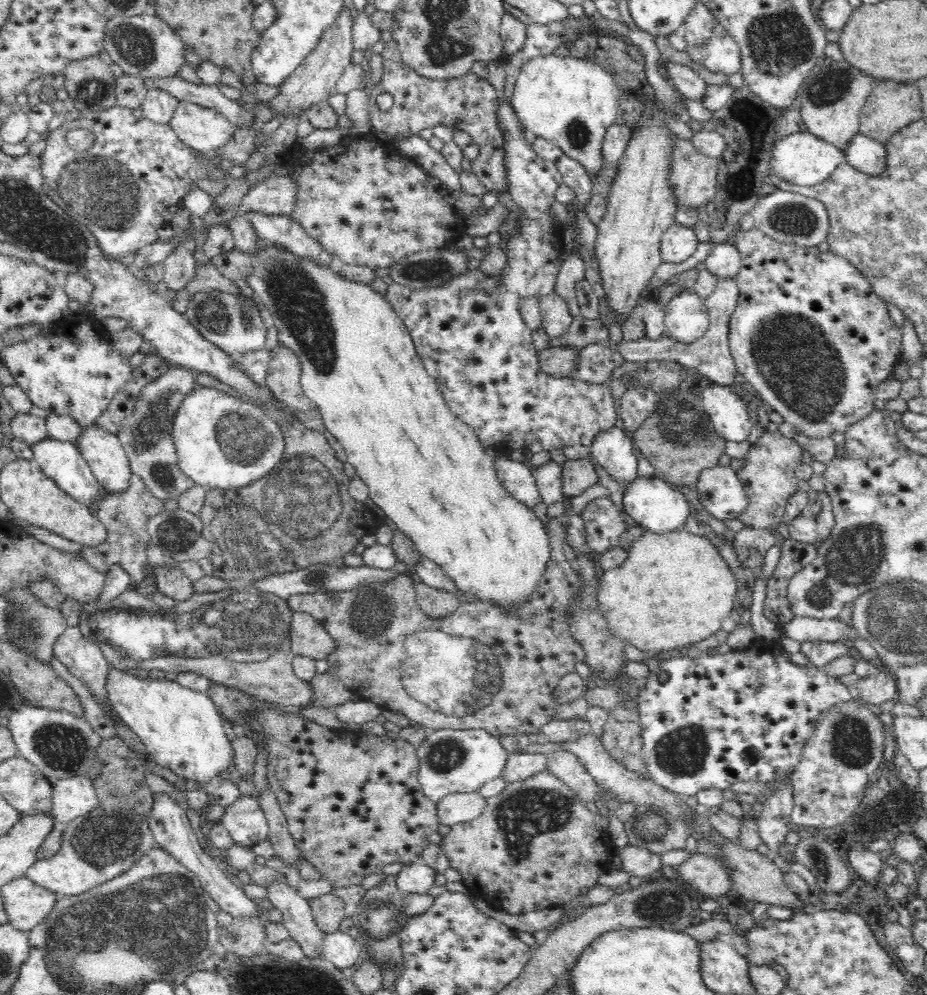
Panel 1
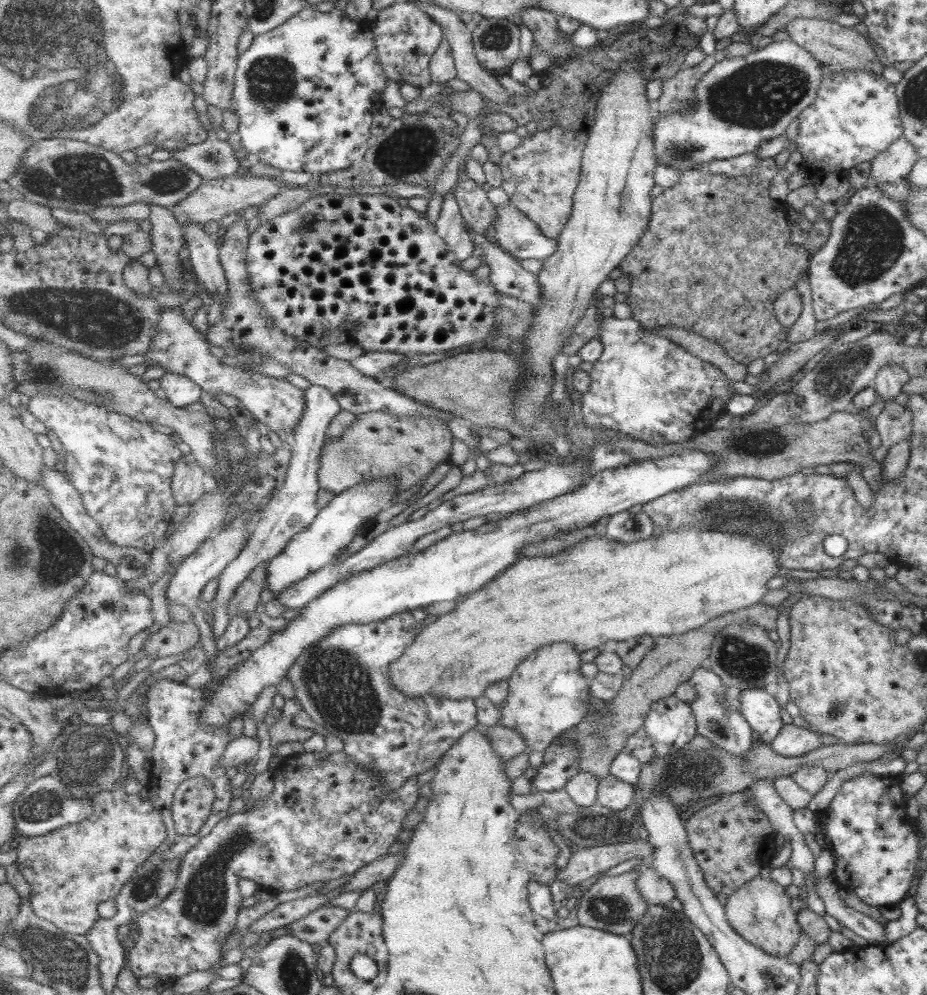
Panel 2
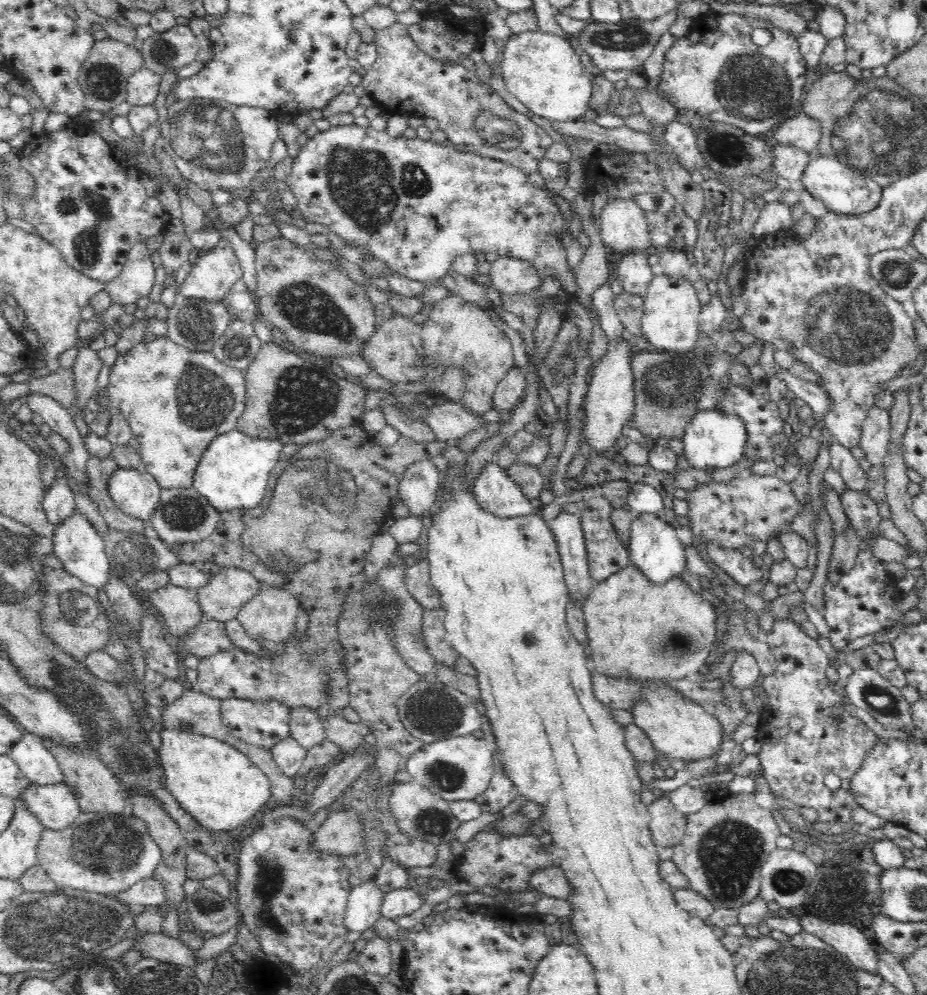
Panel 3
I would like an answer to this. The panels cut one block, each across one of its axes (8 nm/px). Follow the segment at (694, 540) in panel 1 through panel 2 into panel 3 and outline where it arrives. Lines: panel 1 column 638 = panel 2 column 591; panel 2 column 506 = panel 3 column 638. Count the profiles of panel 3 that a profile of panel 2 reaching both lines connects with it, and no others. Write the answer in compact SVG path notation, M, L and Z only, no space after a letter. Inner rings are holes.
M632 563L628 564L626 568L622 568L620 572L609 576L606 580L593 584L583 602L583 614L585 619L585 634L587 634L587 648L590 656L592 656L592 662L594 662L594 664L591 664L592 671L602 676L636 679L637 681L663 681L664 683L677 681L686 676L698 677L699 668L704 664L706 657L710 654L715 644L713 640L715 639L717 614L712 604L707 600L702 600L699 592L697 593L692 590L681 577L672 578L670 582L662 584L652 584ZM674 634L678 634L678 640L680 640L680 642L676 642L678 644L676 648L672 648L674 642L666 642L668 638L674 640Z

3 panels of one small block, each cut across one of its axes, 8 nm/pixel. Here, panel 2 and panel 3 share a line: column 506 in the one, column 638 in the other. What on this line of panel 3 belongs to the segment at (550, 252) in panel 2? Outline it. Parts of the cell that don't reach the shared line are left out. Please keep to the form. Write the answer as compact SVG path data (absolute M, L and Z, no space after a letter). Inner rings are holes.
M630 197L608 198L598 231L611 253L644 253L652 246L644 210Z

